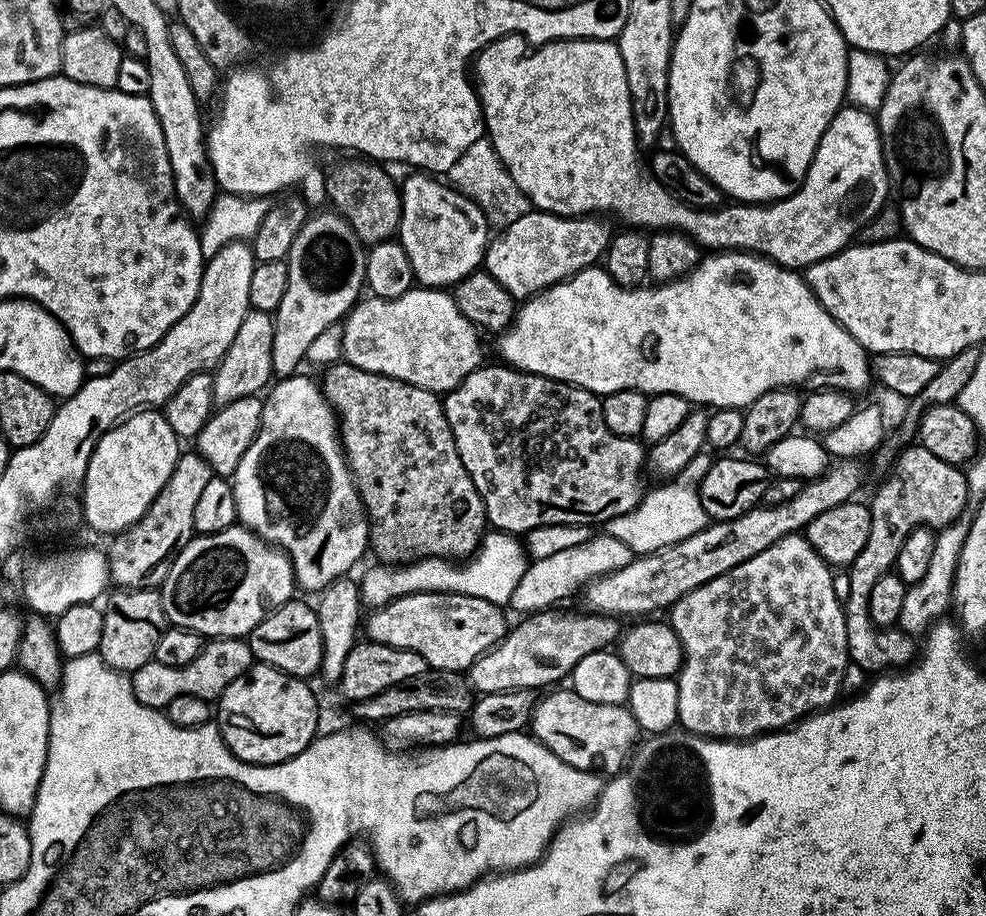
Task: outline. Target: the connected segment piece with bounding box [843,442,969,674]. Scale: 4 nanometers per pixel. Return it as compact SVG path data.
M919 442L913 443L913 448L904 449L893 459L887 469L884 481L876 488L876 493L870 499L872 517L870 518L870 538L866 538L866 546L862 546L862 554L854 558L854 562L847 569L848 575L848 600L843 601L844 621L846 622L846 642L848 643L848 659L857 664L867 674L887 674L893 670L903 670L917 659L917 649L912 649L913 637L907 632L900 631L893 626L887 630L879 628L868 616L868 603L870 602L870 590L878 578L893 571L898 558L898 550L902 550L902 542L910 535L913 528L931 528L939 530L952 524L955 520L965 515L964 508L968 503L968 478L963 467L944 462L935 454L930 454Z

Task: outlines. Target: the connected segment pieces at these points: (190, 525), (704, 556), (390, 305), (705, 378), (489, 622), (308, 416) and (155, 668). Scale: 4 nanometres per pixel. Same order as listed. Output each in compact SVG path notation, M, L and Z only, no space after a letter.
M189 450L181 455L166 486L158 494L158 498L154 498L147 514L126 531L111 537L112 545L106 548L108 574L117 589L159 589L166 574L170 574L170 566L174 566L174 558L178 558L178 554L194 535L194 506L198 503L206 482L212 479L212 468L201 458L199 452Z
M856 458L837 459L819 477L807 481L800 492L794 494L794 498L751 508L749 512L743 512L741 516L733 520L718 520L709 523L707 528L698 530L698 534L690 534L690 538L682 542L674 542L654 553L637 555L629 564L622 566L622 570L614 570L609 576L599 576L597 580L590 581L582 592L583 607L589 612L600 612L603 616L617 618L625 618L624 616L644 618L649 614L659 613L656 612L659 608L671 609L672 605L678 602L678 598L682 598L690 590L710 582L710 578L718 578L718 574L726 574L726 570L734 570L734 566L754 558L754 554L762 554L762 550L774 546L774 542L778 542L784 536L803 533L815 516L822 514L825 510L834 510L834 506L842 506L847 500L853 499L857 495L855 492L859 490L860 483L864 480L864 468L860 464L862 464L861 461Z
M413 286L398 298L364 298L353 304L352 311L342 321L342 356L347 363L367 372L422 386L437 394L447 394L485 363L479 335L481 333L476 325L466 318L466 314L462 314L462 310L458 310L455 295L451 291Z
M713 251L705 255L690 275L683 280L671 280L669 284L656 284L655 286L641 286L636 288L623 288L616 284L614 278L603 267L593 266L583 268L567 280L551 284L543 288L536 295L527 297L517 307L516 316L511 326L499 333L500 356L505 365L519 368L522 372L532 372L535 376L545 376L551 380L561 380L564 384L573 384L585 388L603 398L618 390L637 388L645 394L659 394L669 392L686 398L693 405L703 406L708 410L718 408L747 409L755 400L762 398L770 390L779 388L796 388L815 390L817 388L837 388L839 392L857 394L869 383L873 383L872 365L869 353L865 352L854 337L818 302L818 298L808 288L808 281L799 271L783 268L766 256L758 256L754 252L725 252Z
M406 594L406 598L392 600L367 613L367 639L373 644L414 650L414 654L422 654L429 669L463 673L483 652L489 652L503 640L510 627L504 611L501 605L486 602L486 598L470 598L470 594Z
M305 374L295 376L285 376L277 379L275 383L267 389L263 397L264 409L260 419L260 433L250 442L250 450L242 454L242 462L238 462L238 470L230 477L230 483L234 490L234 502L236 503L236 518L243 527L249 528L255 536L261 536L267 544L272 544L279 548L288 556L288 561L292 563L292 573L296 576L297 585L308 592L319 594L325 588L331 586L333 582L347 577L348 572L370 548L370 529L368 527L368 514L364 511L364 503L360 501L360 492L356 489L356 483L352 481L352 472L348 469L348 461L344 459L344 449L340 443L340 433L338 431L338 421L335 412L328 405L328 400L324 397L321 385L316 384Z
M212 638L205 643L204 649L186 666L162 666L153 658L146 662L136 672L131 673L130 679L134 686L134 698L142 702L142 706L151 708L167 709L174 698L182 694L197 696L203 700L215 701L234 682L234 678L242 678L246 670L251 668L254 663L254 657L247 639L244 638Z

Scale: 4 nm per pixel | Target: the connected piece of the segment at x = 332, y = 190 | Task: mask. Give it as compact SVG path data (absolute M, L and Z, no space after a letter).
M352 158L327 169L326 182L327 203L348 223L350 230L360 239L361 244L371 246L383 240L393 239L400 231L402 202L400 188L392 181L383 163L367 158Z

